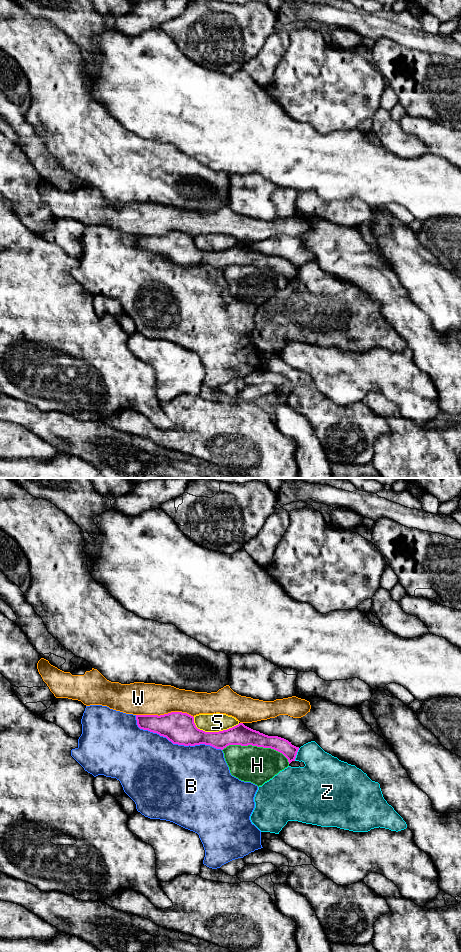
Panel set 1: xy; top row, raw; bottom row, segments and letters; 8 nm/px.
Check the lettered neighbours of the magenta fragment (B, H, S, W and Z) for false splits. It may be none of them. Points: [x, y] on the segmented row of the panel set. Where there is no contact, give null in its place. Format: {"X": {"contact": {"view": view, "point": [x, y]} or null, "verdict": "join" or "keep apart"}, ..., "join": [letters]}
{"B": {"contact": {"view": "xy", "point": [174, 743]}, "verdict": "keep apart"}, "H": {"contact": {"view": "xy", "point": [257, 746]}, "verdict": "keep apart"}, "S": {"contact": {"view": "xy", "point": [213, 732]}, "verdict": "keep apart"}, "W": {"contact": {"view": "xy", "point": [165, 714]}, "verdict": "keep apart"}, "Z": {"contact": {"view": "xy", "point": [296, 754]}, "verdict": "keep apart"}, "join": []}

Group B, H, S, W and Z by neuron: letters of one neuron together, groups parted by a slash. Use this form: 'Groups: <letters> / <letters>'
Groups: B / H / S / W / Z

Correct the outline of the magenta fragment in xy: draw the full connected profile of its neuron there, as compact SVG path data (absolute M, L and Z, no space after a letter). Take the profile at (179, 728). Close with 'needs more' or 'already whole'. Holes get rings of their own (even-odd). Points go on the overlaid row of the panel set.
M182 712L164 715L136 715L140 729L166 737L173 744L195 746L210 745L223 750L229 745L271 748L282 753L289 764L295 761L299 747L278 736L268 736L253 730L243 723L219 732L205 732L196 727L194 717Z; already whole

